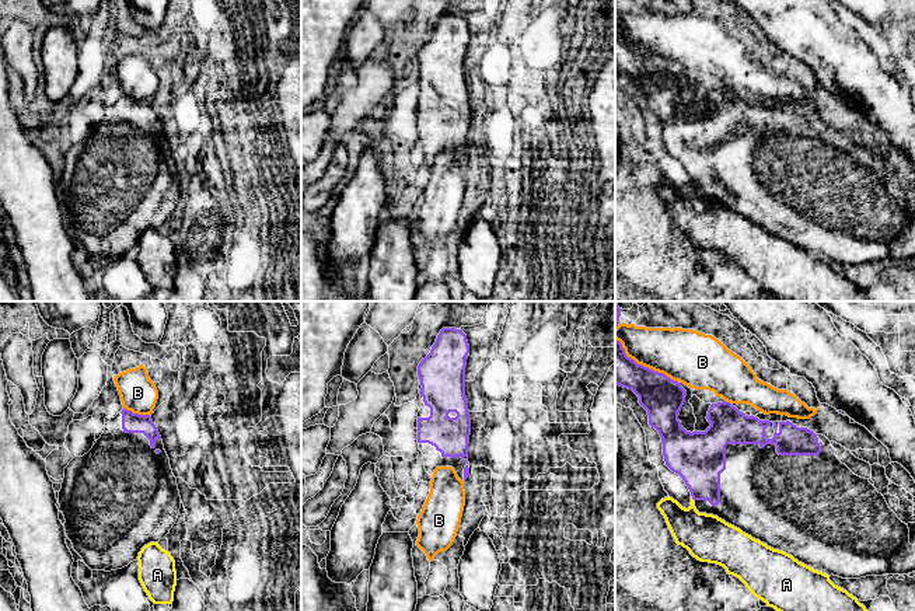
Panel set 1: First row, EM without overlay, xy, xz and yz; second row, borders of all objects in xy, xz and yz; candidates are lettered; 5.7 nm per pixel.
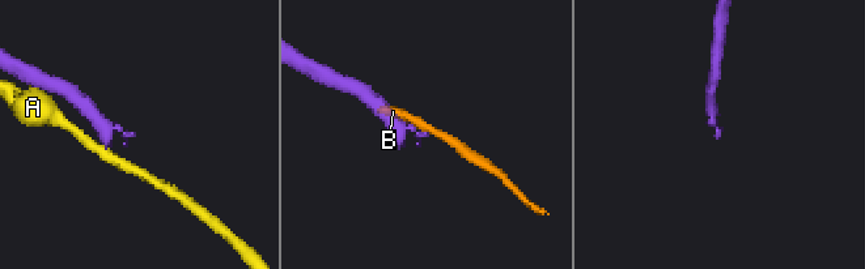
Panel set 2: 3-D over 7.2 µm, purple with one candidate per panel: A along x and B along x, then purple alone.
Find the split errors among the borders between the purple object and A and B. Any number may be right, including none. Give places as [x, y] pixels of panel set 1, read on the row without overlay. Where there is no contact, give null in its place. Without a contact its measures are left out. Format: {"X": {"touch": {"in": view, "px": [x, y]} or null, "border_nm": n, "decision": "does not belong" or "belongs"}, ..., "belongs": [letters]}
{"A": {"touch": {"in": "yz", "px": [692, 184]}, "border_nm": 40, "decision": "does not belong"}, "B": {"touch": {"in": "yz", "px": [643, 52]}, "border_nm": 440, "decision": "does not belong"}, "belongs": []}

